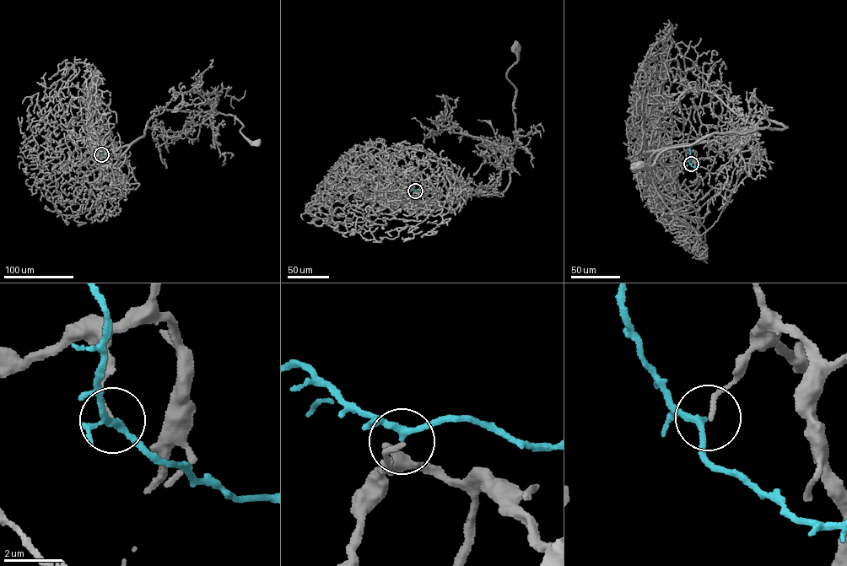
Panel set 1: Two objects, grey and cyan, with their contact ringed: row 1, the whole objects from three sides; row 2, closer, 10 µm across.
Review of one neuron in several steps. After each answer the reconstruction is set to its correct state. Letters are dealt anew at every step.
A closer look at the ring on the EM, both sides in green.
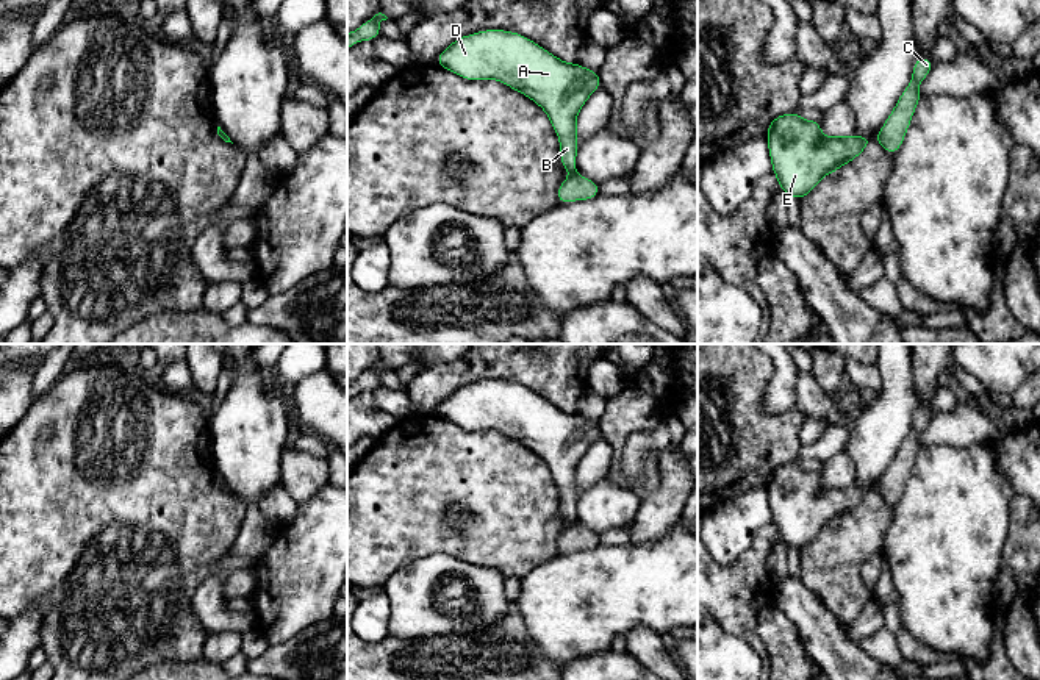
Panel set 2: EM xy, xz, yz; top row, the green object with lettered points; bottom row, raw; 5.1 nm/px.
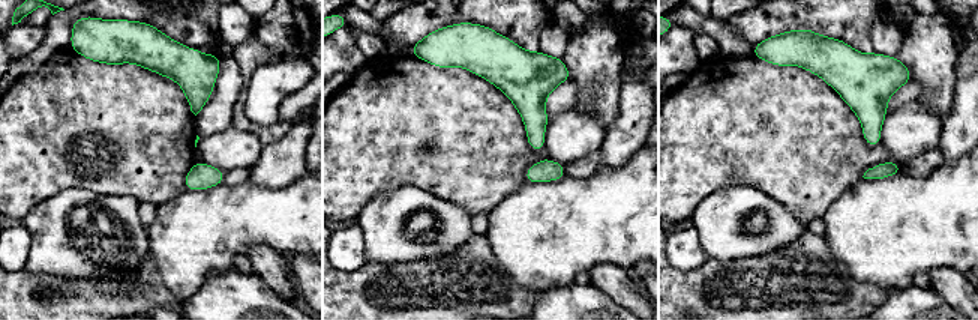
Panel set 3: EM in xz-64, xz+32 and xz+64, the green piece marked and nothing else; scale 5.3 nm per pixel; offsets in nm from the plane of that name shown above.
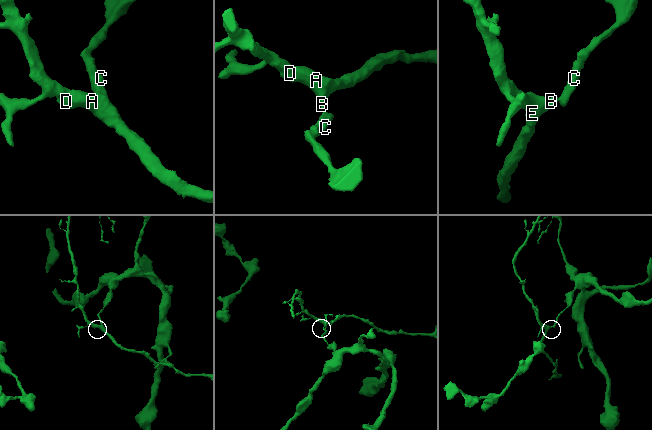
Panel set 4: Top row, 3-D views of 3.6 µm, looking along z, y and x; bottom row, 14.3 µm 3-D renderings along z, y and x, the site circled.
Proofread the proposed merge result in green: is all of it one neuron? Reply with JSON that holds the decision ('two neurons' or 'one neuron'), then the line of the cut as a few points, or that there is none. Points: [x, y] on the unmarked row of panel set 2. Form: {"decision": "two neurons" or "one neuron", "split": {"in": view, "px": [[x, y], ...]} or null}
{"decision": "two neurons", "split": {"in": "xz", "px": [[574, 521], [571, 524]]}}

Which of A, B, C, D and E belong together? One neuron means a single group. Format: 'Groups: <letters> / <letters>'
Groups: A B D E / C

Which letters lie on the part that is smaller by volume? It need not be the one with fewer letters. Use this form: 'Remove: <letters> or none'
Remove: A, B, D, E

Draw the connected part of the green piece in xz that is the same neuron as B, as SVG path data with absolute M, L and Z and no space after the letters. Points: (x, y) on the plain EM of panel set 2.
M482 380L457 388L435 413L474 430L499 430L533 450L547 464L560 491L560 513L574 524L577 464L602 433L596 421L565 413L525 386L507 380Z

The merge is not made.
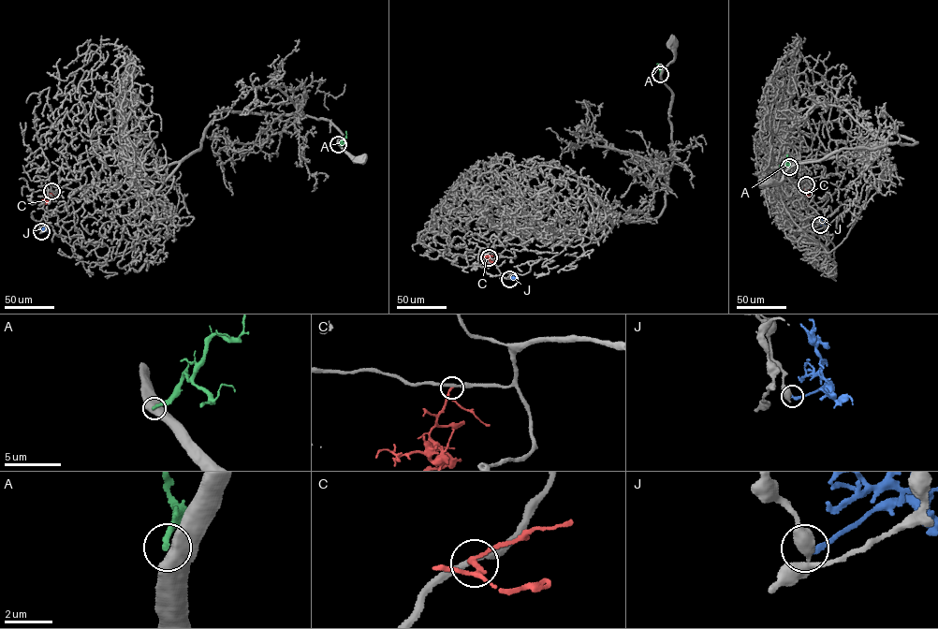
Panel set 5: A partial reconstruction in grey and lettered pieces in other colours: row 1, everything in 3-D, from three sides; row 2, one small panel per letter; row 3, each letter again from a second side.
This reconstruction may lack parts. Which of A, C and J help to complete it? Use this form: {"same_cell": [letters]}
{"same_cell": []}

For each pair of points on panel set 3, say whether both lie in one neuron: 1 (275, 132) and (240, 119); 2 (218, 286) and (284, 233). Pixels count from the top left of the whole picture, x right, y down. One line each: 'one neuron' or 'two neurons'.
1: one neuron
2: two neurons

